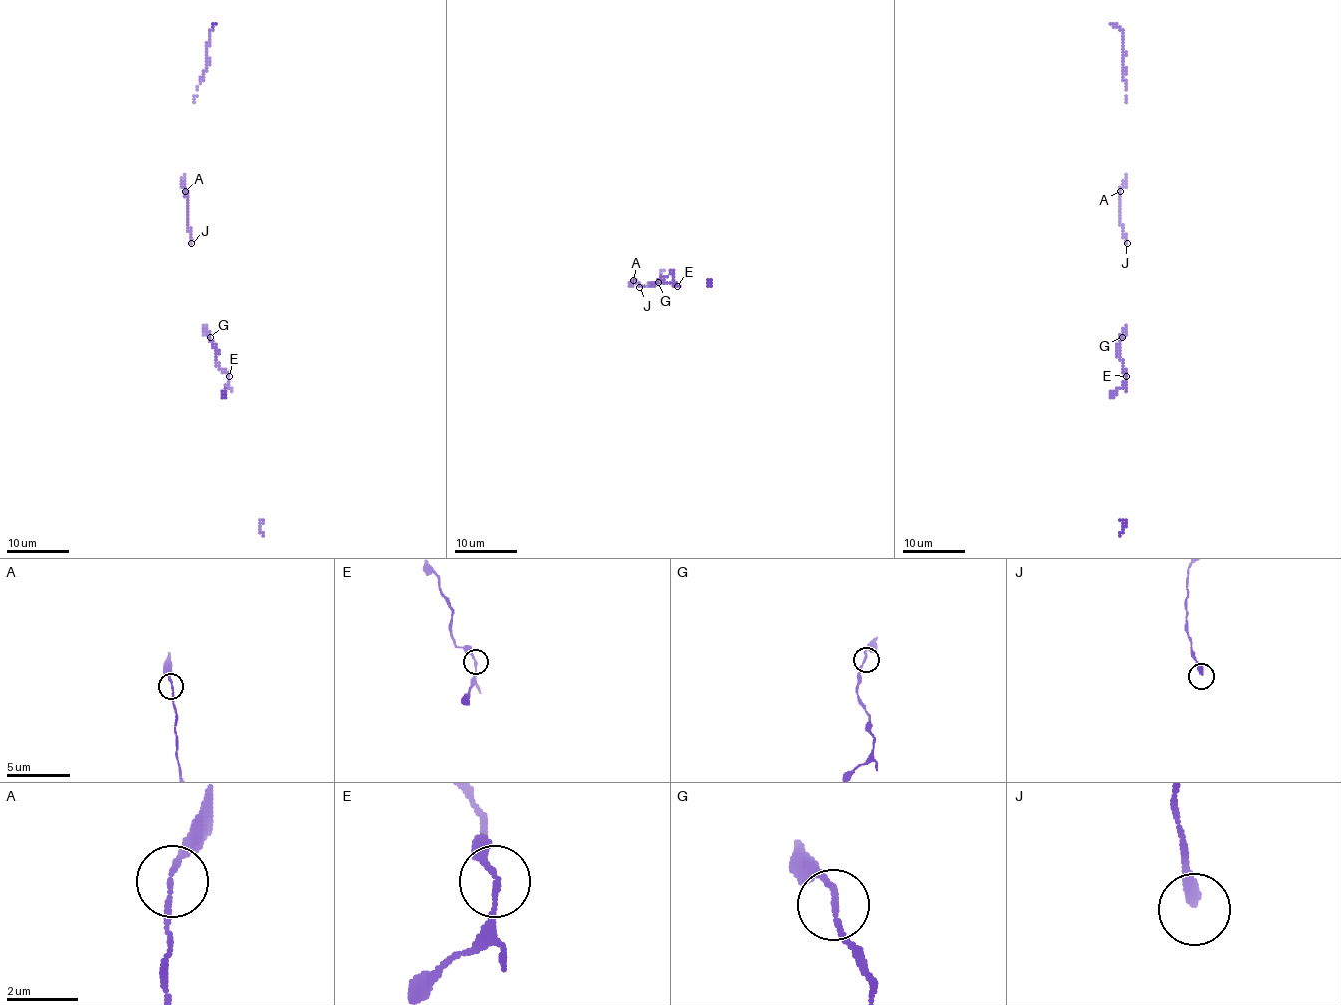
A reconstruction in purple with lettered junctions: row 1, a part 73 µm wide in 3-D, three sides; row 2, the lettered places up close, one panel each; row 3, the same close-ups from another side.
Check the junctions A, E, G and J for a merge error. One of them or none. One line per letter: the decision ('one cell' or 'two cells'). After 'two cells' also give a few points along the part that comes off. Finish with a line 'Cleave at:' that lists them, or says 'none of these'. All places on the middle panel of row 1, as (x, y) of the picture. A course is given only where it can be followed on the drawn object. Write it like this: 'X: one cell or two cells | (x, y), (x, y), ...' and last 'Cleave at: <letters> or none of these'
A: one cell
E: one cell
G: one cell
J: one cell
Cleave at: none of these

